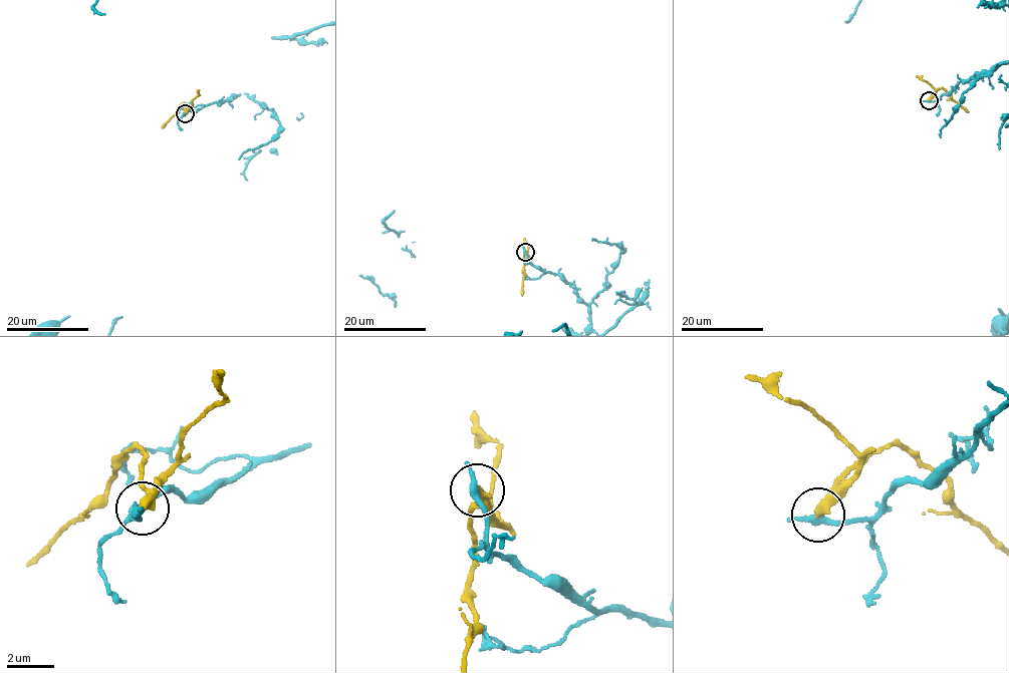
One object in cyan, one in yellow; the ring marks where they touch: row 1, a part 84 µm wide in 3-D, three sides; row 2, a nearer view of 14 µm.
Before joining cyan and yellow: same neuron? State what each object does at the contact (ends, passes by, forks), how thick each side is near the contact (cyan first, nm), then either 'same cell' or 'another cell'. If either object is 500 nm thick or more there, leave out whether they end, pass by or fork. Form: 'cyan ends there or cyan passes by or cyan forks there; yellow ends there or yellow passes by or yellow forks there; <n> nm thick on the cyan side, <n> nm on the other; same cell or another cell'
cyan ends there; yellow passes by; 360 nm thick on the cyan side, 280 nm on the other; another cell

